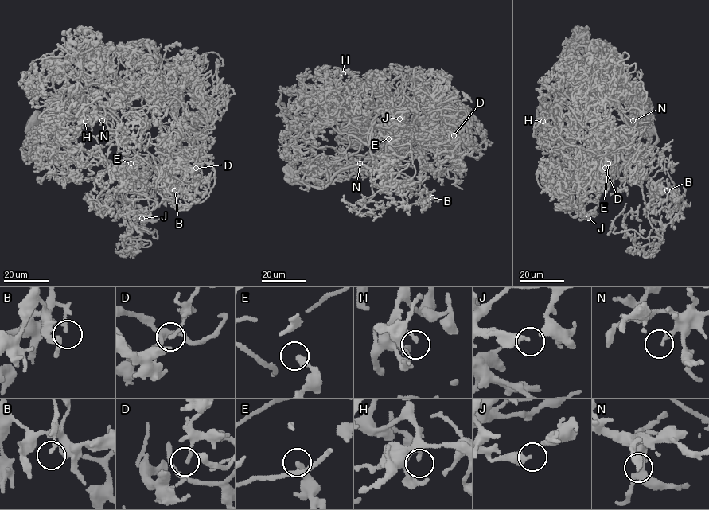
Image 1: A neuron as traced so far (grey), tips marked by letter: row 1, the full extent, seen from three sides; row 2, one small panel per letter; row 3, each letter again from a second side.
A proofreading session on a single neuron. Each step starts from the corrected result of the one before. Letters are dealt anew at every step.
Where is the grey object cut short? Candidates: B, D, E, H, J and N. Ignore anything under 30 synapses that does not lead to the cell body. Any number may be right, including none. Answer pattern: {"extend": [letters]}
{"extend": []}

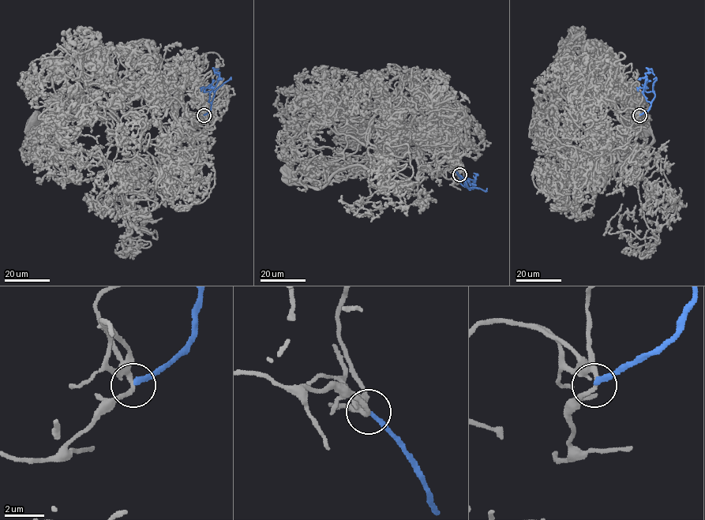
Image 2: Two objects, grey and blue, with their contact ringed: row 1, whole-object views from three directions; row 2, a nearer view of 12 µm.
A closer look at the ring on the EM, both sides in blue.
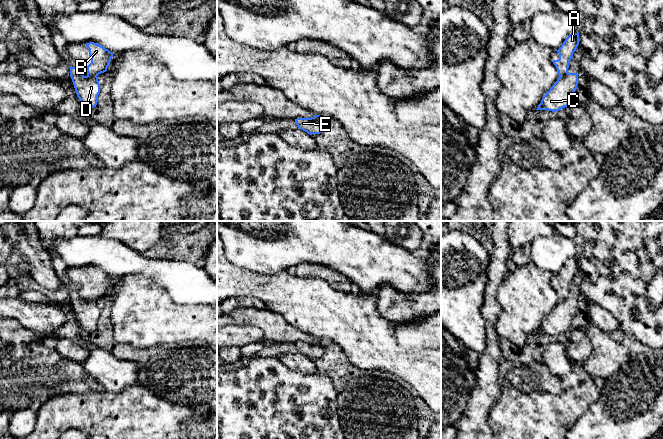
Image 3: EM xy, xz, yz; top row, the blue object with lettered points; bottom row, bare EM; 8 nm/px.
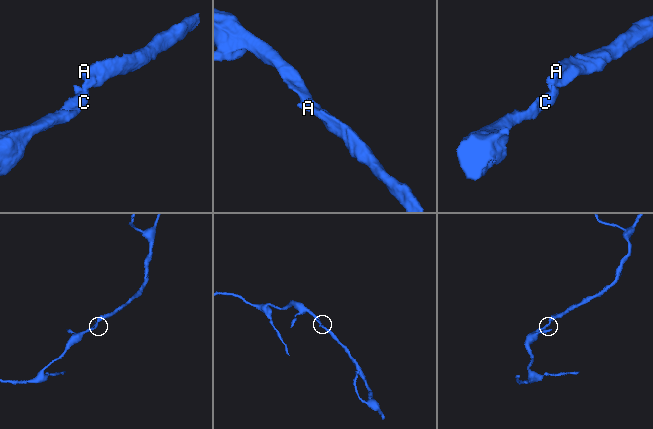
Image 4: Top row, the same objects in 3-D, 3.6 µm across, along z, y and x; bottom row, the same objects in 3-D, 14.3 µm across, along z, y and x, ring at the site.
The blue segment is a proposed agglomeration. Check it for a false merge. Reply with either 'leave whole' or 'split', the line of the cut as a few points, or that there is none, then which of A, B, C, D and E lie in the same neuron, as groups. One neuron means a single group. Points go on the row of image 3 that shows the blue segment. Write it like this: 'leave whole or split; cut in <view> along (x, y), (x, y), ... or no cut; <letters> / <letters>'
split; cut in xy along (87, 75), (96, 76); A B / C D E

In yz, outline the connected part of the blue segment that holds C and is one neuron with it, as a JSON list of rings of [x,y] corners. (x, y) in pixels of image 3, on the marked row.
[[[568,73],[559,77],[550,90],[543,96],[536,110],[559,111],[569,106],[577,89],[578,73]]]

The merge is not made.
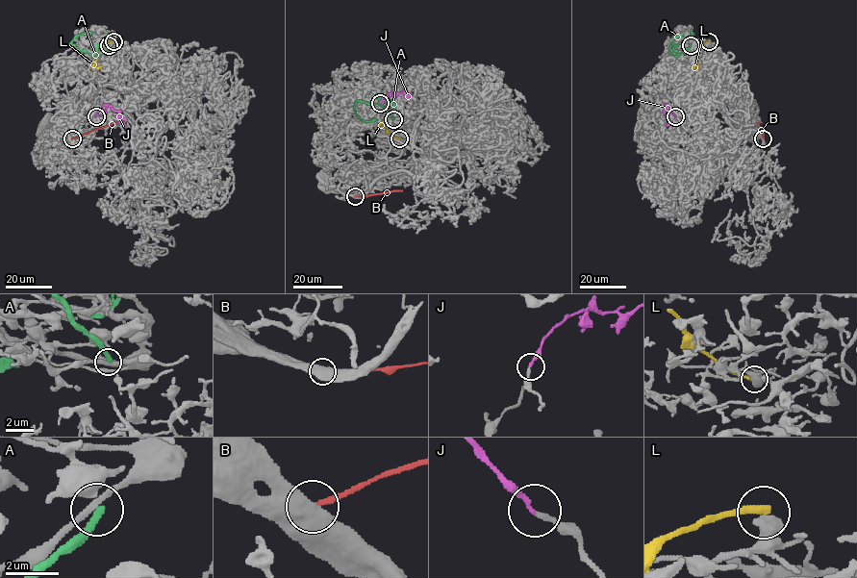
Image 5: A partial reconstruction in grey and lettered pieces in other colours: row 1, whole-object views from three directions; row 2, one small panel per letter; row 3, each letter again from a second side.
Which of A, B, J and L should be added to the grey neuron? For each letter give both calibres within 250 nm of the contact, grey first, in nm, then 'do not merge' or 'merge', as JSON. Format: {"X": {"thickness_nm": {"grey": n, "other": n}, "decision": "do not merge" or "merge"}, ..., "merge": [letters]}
{"A": {"thickness_nm": {"grey": 240, "other": 240}, "decision": "do not merge"}, "B": {"thickness_nm": {"grey": 800, "other": 190}, "decision": "do not merge"}, "J": {"thickness_nm": {"grey": 190, "other": 160}, "decision": "merge"}, "L": {"thickness_nm": {"grey": 650, "other": 320}, "decision": "do not merge"}, "merge": ["J"]}

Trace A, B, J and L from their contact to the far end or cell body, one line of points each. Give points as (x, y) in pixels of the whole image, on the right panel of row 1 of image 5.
A: (691, 45), (676, 57), (673, 47), (692, 32)
B: (763, 138), (757, 121)
J: (676, 116), (666, 105), (666, 125)
L: (709, 41), (699, 49), (695, 64)

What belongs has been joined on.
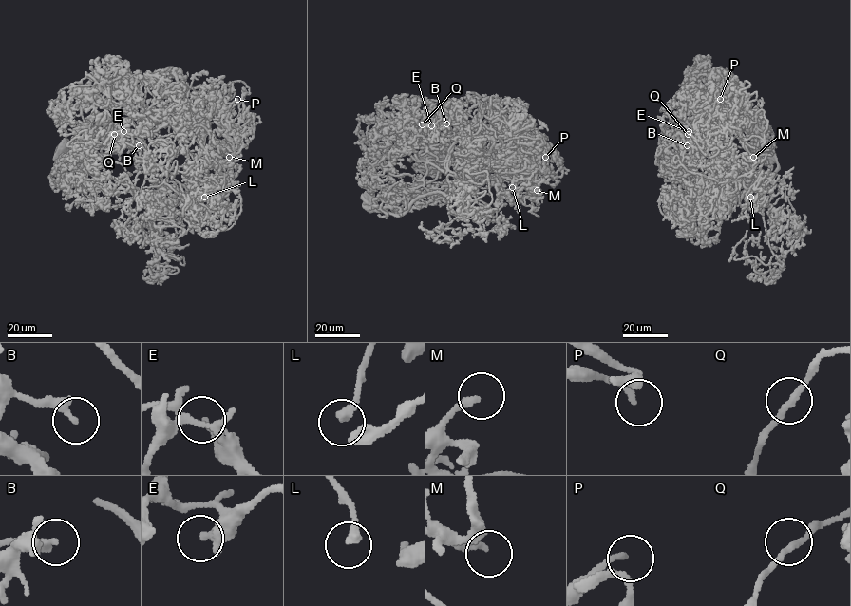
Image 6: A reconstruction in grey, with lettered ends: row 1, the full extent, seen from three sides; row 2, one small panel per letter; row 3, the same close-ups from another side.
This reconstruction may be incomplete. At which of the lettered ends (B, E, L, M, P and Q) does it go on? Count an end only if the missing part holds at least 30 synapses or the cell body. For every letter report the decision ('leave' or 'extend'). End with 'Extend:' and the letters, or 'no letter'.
B: leave
E: leave
L: extend
M: extend
P: extend
Q: leave
Extend: L, M, P

